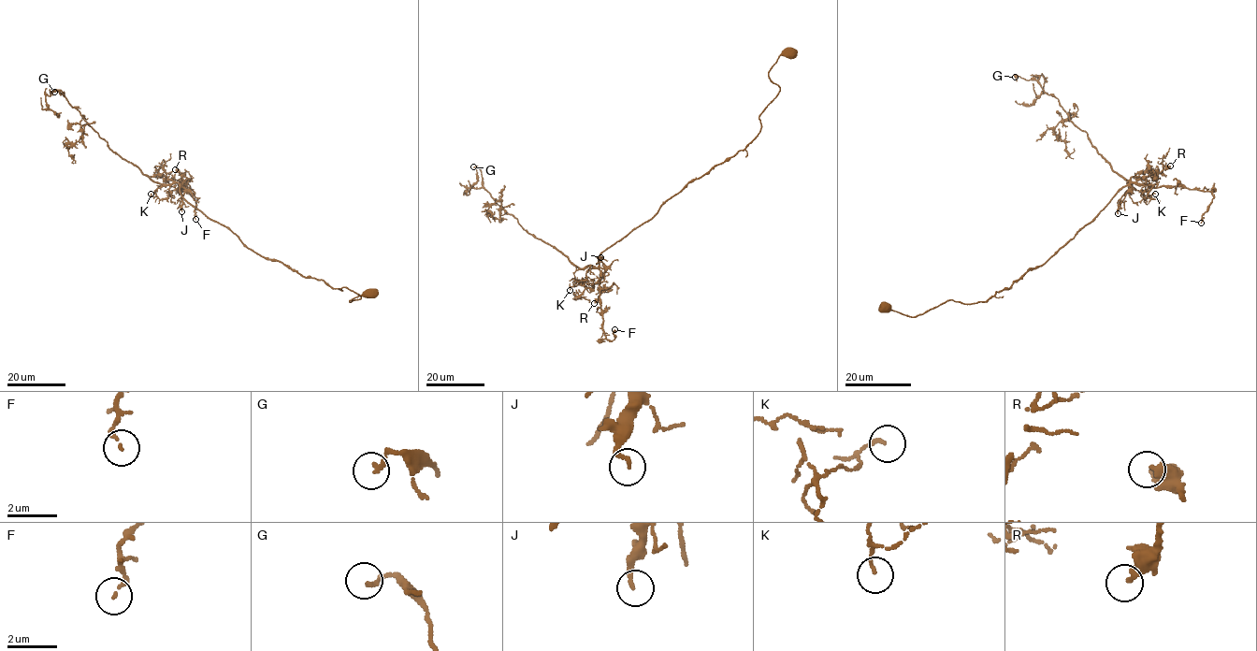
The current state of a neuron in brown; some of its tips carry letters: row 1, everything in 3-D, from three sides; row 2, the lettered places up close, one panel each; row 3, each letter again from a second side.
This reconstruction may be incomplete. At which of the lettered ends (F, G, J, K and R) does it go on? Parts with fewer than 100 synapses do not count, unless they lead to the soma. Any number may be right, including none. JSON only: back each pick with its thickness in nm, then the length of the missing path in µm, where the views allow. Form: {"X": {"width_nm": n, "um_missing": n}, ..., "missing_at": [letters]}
{"missing_at": []}

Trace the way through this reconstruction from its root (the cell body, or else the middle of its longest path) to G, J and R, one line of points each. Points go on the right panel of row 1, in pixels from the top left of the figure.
G: (887, 307), (916, 316), (950, 299), (987, 301), (1041, 266), (1130, 182), (1056, 98), (1035, 80), (1015, 77)
J: (887, 307), (916, 316), (950, 299), (987, 301), (1041, 266), (1129, 185), (1118, 213)
R: (887, 307), (916, 316), (950, 299), (987, 301), (1041, 266), (1123, 187), (1155, 187), (1156, 174), (1170, 166)

